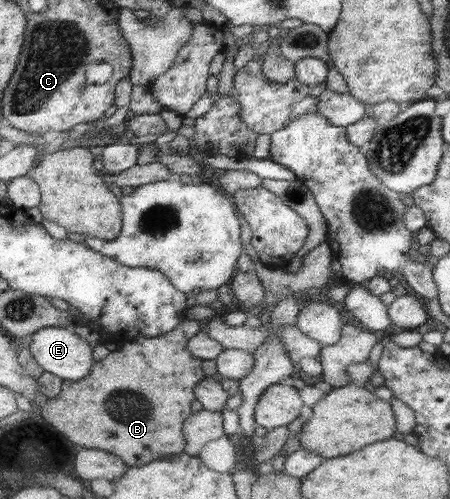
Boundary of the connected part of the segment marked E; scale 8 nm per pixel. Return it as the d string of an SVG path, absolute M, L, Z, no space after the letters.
M50 327L37 332L29 347L37 362L47 372L52 372L55 376L64 378L65 381L78 381L89 376L96 363L91 342L74 334L71 328Z

